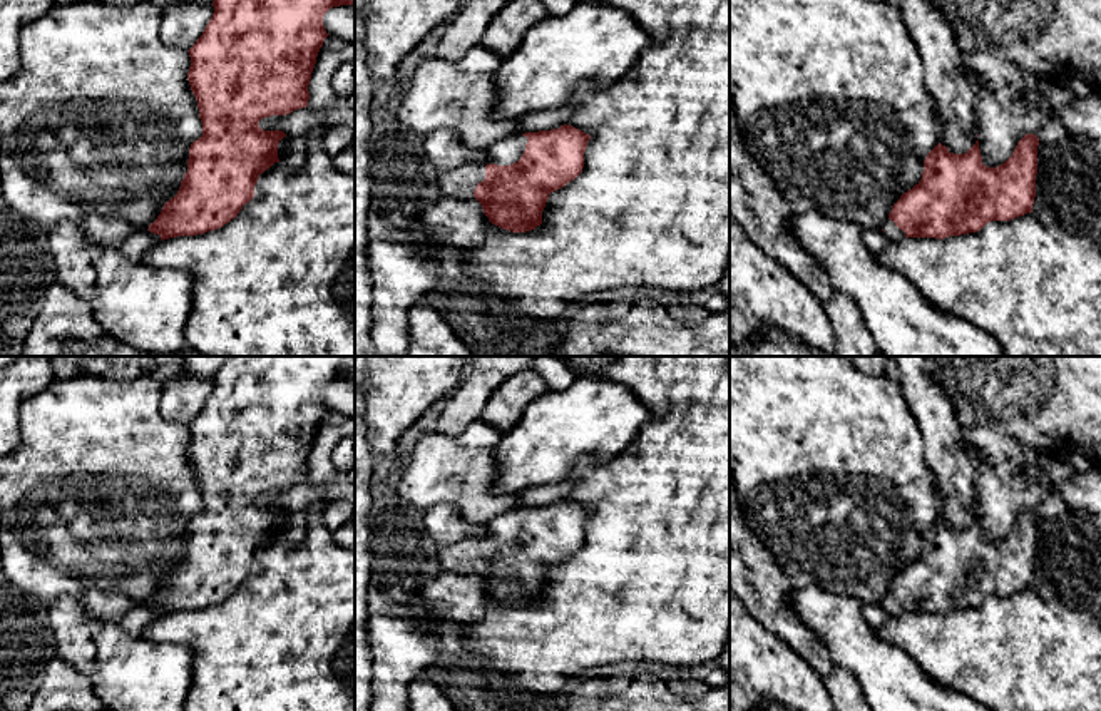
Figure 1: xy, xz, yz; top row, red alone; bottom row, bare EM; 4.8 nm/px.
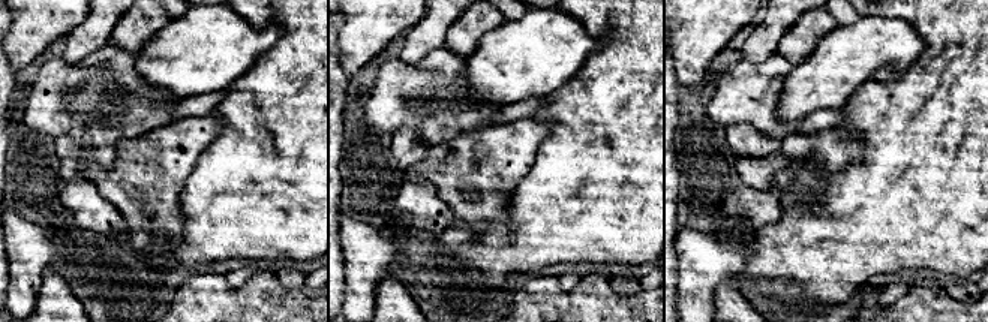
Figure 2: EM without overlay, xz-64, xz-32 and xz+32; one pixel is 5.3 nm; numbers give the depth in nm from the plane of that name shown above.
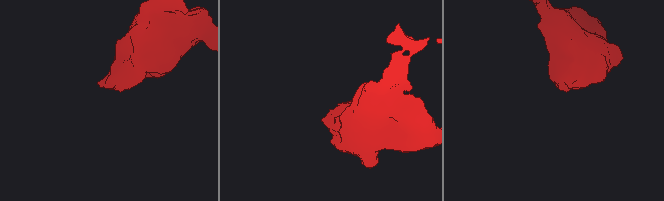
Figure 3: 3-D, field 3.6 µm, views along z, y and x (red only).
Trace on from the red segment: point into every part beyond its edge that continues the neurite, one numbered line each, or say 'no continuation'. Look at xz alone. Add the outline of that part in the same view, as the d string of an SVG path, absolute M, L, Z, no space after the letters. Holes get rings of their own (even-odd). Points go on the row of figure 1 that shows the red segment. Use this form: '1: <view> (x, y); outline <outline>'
1: xz (459, 183); outline M510 136L499 142L494 142L487 149L487 164L510 166L517 162L525 151L525 144L525 136ZM467 164L437 172L437 184L442 194L455 199L474 197L477 184L485 179L485 166Z

